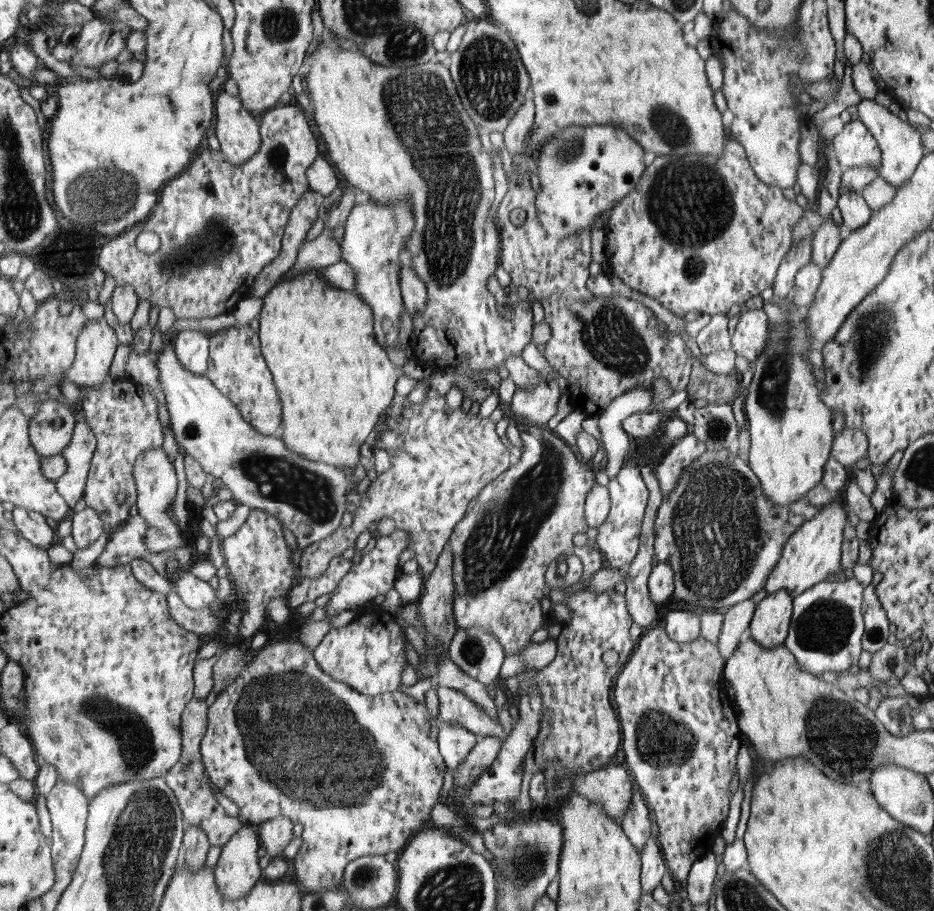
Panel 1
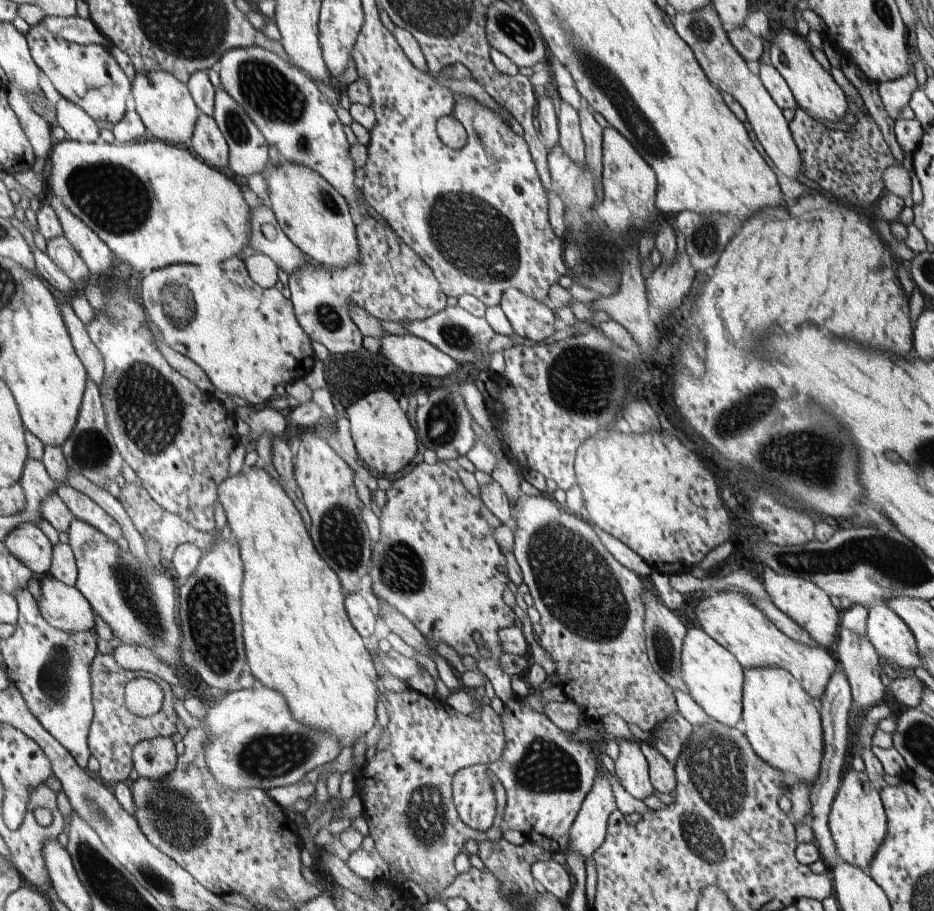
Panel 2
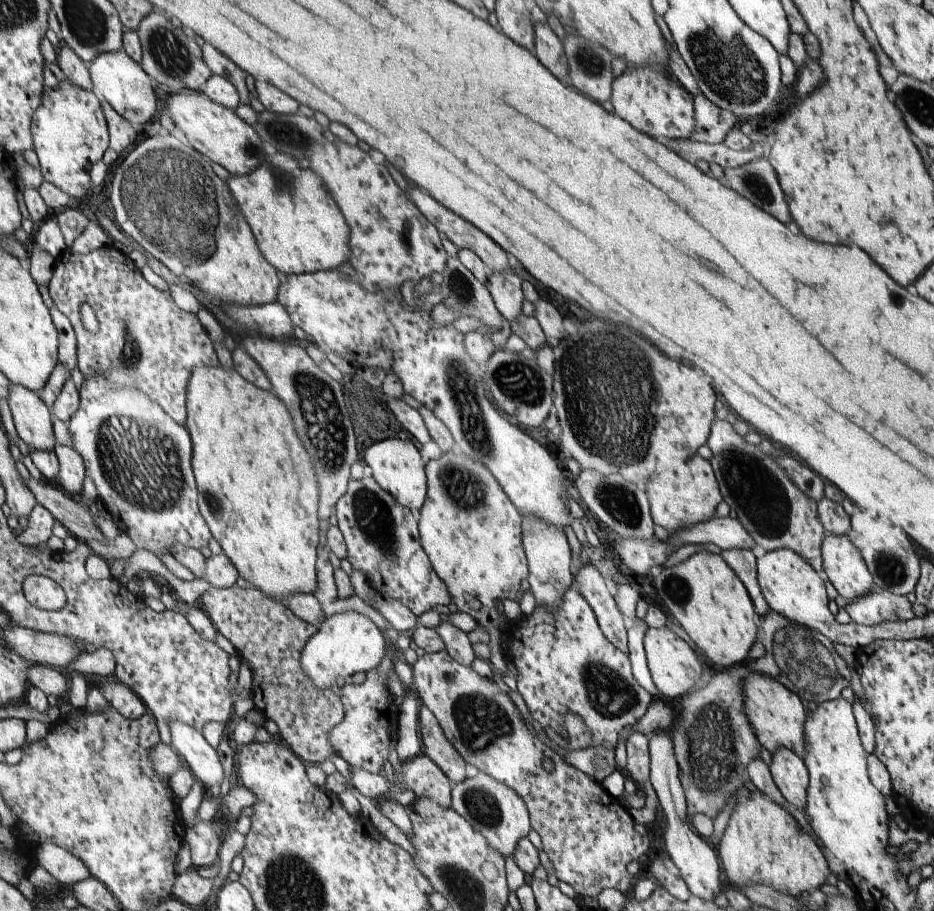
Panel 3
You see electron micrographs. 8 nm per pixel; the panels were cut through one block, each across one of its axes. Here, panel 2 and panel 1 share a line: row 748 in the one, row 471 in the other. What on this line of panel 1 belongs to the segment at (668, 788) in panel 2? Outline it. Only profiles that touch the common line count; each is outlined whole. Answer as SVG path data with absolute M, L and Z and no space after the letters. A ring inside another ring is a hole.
M651 460L642 467L642 476L645 477L647 487L649 488L649 508L645 509L644 526L641 527L640 550L637 552L635 559L628 567L625 568L628 576L625 578L626 592L624 601L629 607L629 612L633 619L641 626L642 630L646 631L658 623L658 610L649 593L649 575L652 573L653 567L656 564L656 529L654 528L657 519L657 513L660 511L660 506L664 502L663 490L661 482L657 476L657 463Z

